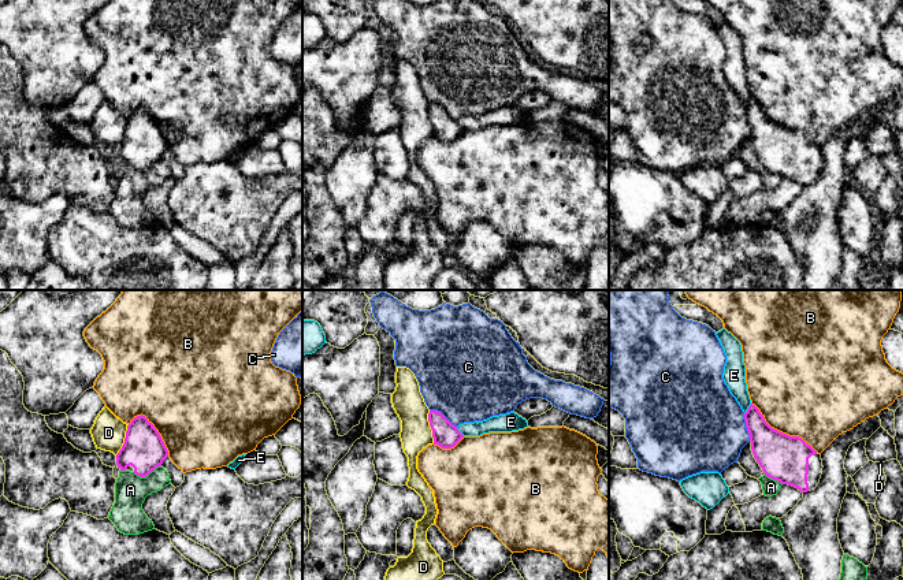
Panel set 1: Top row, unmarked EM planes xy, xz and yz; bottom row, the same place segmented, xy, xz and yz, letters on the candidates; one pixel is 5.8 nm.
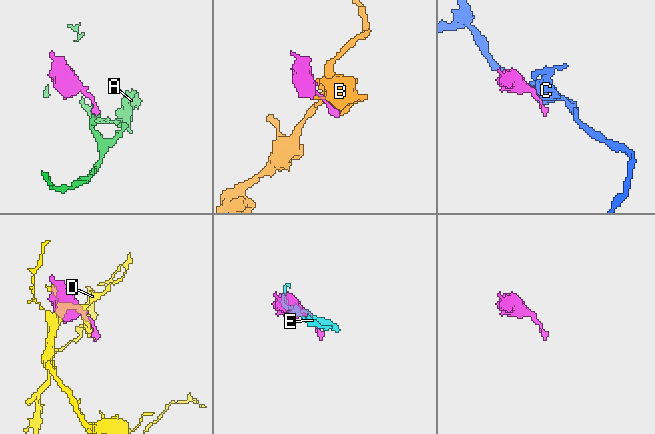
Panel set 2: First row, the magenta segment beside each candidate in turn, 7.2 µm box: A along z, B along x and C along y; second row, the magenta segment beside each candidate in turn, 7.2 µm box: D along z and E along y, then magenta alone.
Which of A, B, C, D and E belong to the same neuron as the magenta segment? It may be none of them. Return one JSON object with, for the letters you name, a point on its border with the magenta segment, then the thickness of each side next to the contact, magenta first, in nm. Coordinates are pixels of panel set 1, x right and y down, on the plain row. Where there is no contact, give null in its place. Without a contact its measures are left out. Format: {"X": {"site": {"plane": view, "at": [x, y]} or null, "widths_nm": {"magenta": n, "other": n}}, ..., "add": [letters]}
{"add": []}

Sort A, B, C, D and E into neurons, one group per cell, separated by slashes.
A / B / C / D / E

